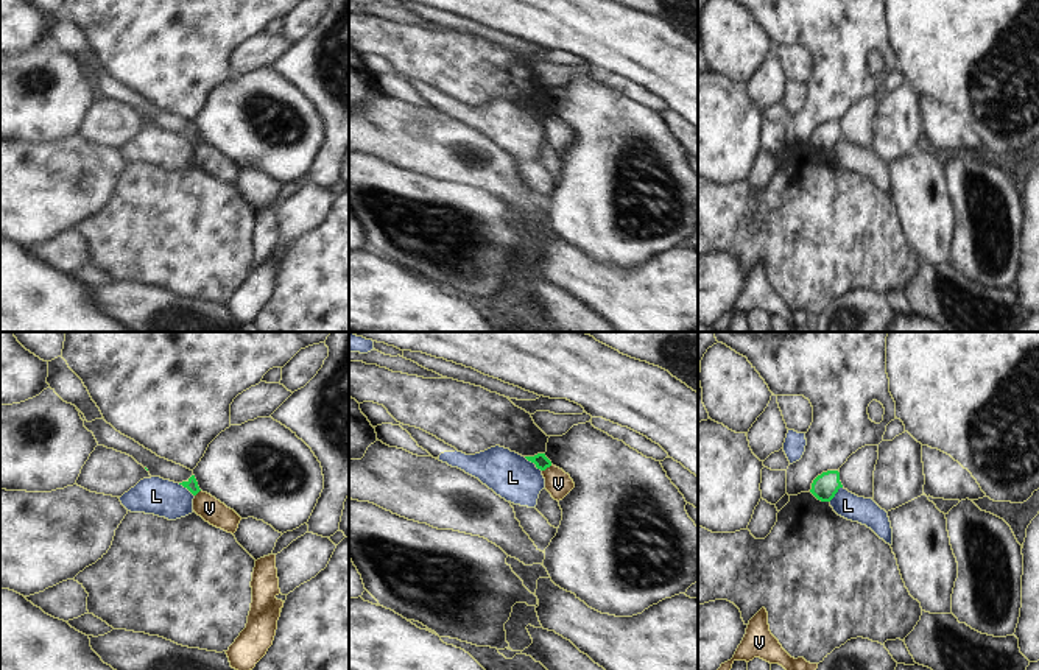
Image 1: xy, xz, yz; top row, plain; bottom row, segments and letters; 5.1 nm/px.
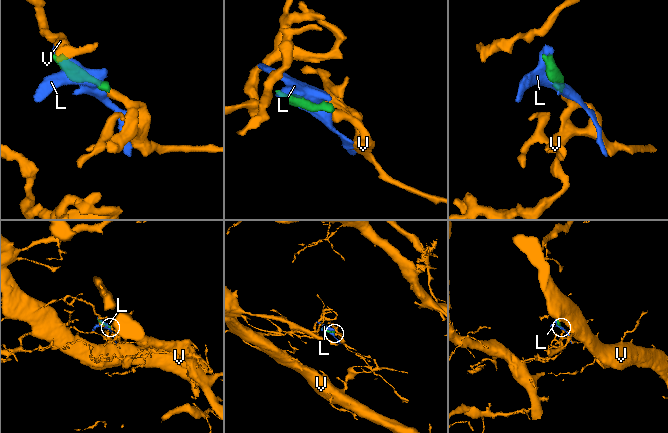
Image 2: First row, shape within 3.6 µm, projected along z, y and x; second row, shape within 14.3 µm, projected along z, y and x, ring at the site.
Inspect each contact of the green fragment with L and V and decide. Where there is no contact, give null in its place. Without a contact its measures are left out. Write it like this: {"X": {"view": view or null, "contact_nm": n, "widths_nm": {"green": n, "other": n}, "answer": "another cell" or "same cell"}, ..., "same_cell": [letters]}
{"L": {"view": "xz", "contact_nm": 120, "widths_nm": {"green": 70, "other": 240}, "answer": "another cell"}, "V": {"view": "xz", "contact_nm": 70, "widths_nm": {"green": 70, "other": 140}, "answer": "another cell"}, "same_cell": []}

